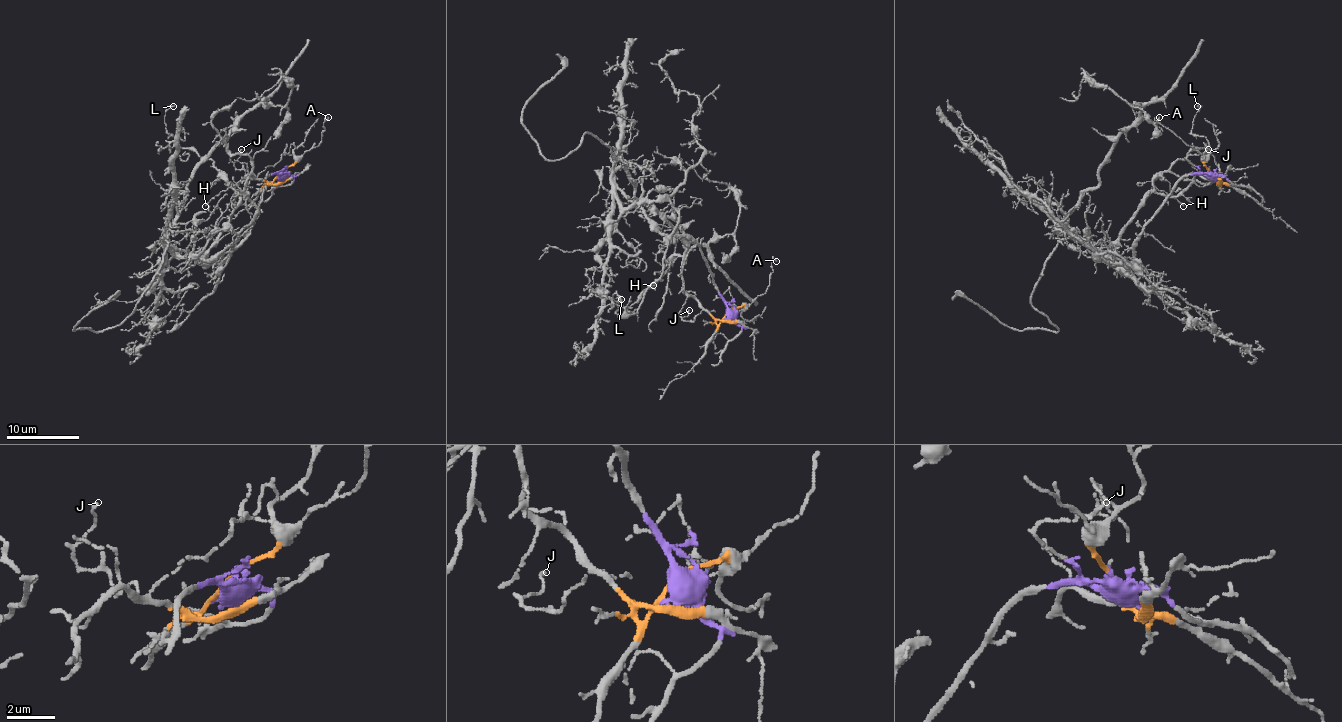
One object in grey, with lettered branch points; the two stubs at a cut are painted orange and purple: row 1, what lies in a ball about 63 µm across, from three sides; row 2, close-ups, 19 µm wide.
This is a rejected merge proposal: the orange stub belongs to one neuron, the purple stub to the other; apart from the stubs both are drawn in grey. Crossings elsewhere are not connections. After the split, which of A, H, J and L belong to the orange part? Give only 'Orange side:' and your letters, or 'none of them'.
Orange side: A, H, J, L

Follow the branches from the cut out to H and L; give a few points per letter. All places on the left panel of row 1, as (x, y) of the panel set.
H: (279, 174), (266, 183), (246, 174), (235, 185), (234, 196), (230, 187), (205, 205)
L: (279, 174), (266, 183), (246, 174), (234, 196), (212, 160), (177, 145), (166, 131), (165, 112), (174, 105)

